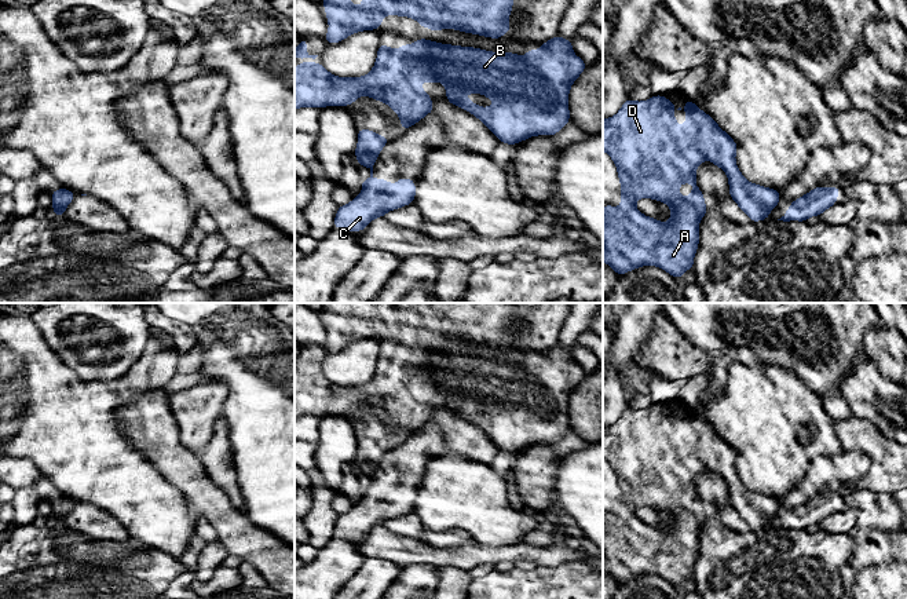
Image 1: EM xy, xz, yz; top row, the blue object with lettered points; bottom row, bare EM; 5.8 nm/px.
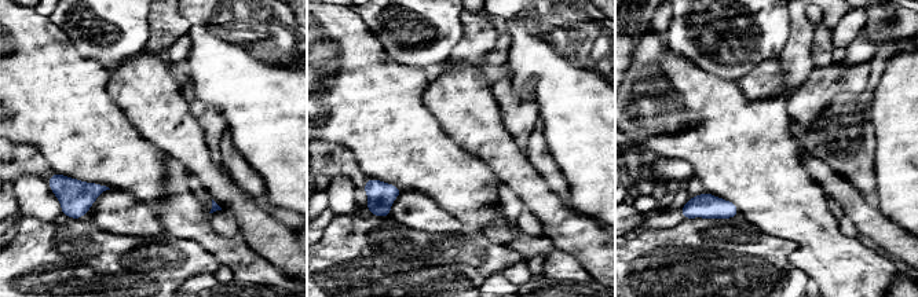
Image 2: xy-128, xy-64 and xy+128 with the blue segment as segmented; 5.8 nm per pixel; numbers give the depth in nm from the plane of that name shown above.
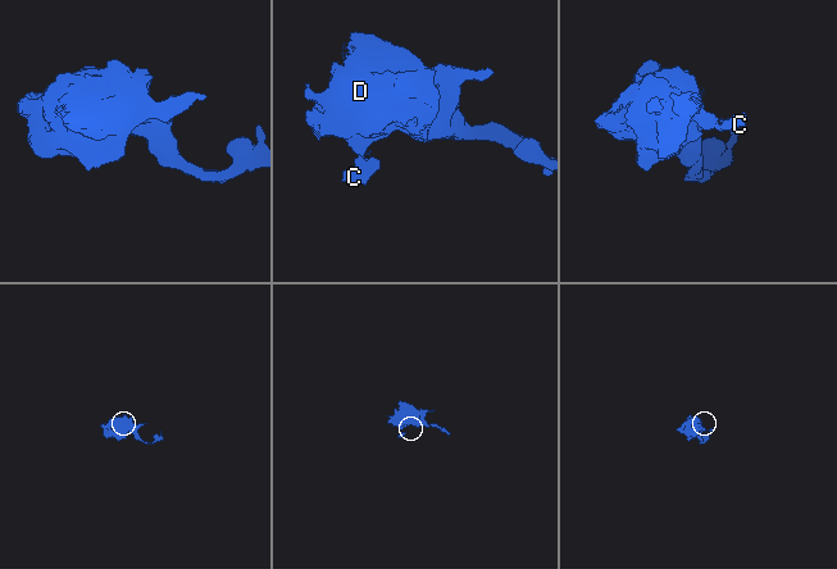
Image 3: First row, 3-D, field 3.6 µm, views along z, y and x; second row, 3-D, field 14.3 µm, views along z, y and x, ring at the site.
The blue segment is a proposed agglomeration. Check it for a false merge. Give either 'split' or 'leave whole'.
split

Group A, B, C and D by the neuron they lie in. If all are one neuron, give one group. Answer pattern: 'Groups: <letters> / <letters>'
Groups: A B D / C

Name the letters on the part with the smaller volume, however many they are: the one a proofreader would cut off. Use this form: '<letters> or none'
C

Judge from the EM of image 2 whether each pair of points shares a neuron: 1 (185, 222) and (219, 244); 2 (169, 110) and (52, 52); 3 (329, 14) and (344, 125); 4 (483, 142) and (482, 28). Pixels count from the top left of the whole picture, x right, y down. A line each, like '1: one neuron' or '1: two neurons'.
1: one neuron
2: two neurons
3: one neuron
4: two neurons

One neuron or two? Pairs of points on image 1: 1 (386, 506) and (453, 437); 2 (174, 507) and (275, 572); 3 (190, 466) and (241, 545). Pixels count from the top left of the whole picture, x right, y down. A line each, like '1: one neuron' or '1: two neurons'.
1: two neurons
2: two neurons
3: one neuron

